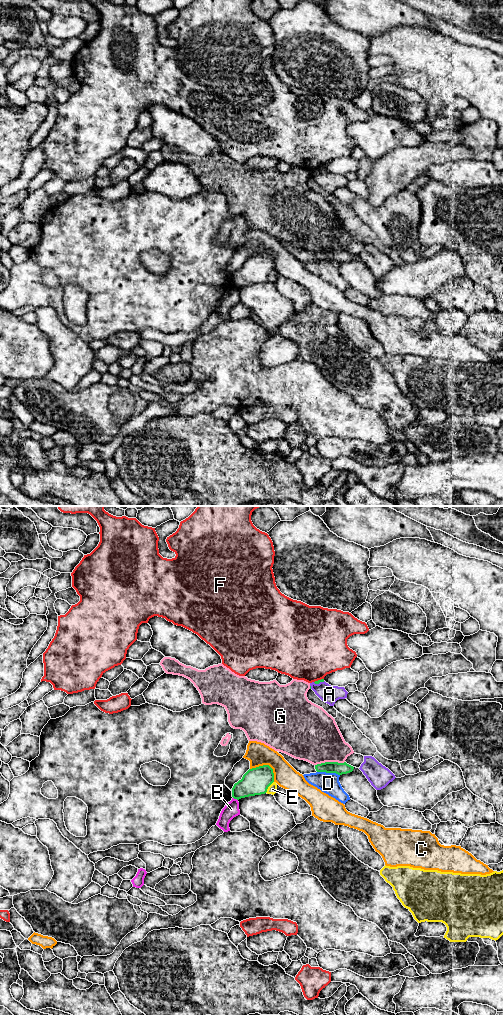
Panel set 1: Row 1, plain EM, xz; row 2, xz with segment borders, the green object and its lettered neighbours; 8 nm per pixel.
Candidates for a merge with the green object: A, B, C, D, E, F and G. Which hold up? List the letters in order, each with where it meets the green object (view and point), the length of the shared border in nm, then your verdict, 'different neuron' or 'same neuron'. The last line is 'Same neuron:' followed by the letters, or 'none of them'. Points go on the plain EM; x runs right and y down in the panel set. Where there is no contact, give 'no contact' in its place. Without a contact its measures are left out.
A: xz (318, 171) | 100 nm | different neuron
B: xz (235, 286) | 50 nm | different neuron
C: xz (267, 253) | 220 nm | different neuron
D: xz (328, 260) | 190 nm | different neuron
E: xz (268, 274) | 120 nm | different neuron
F: xz (318, 168) | 90 nm | different neuron
G: xz (329, 250) | 240 nm | different neuron
Same neuron: none of them

